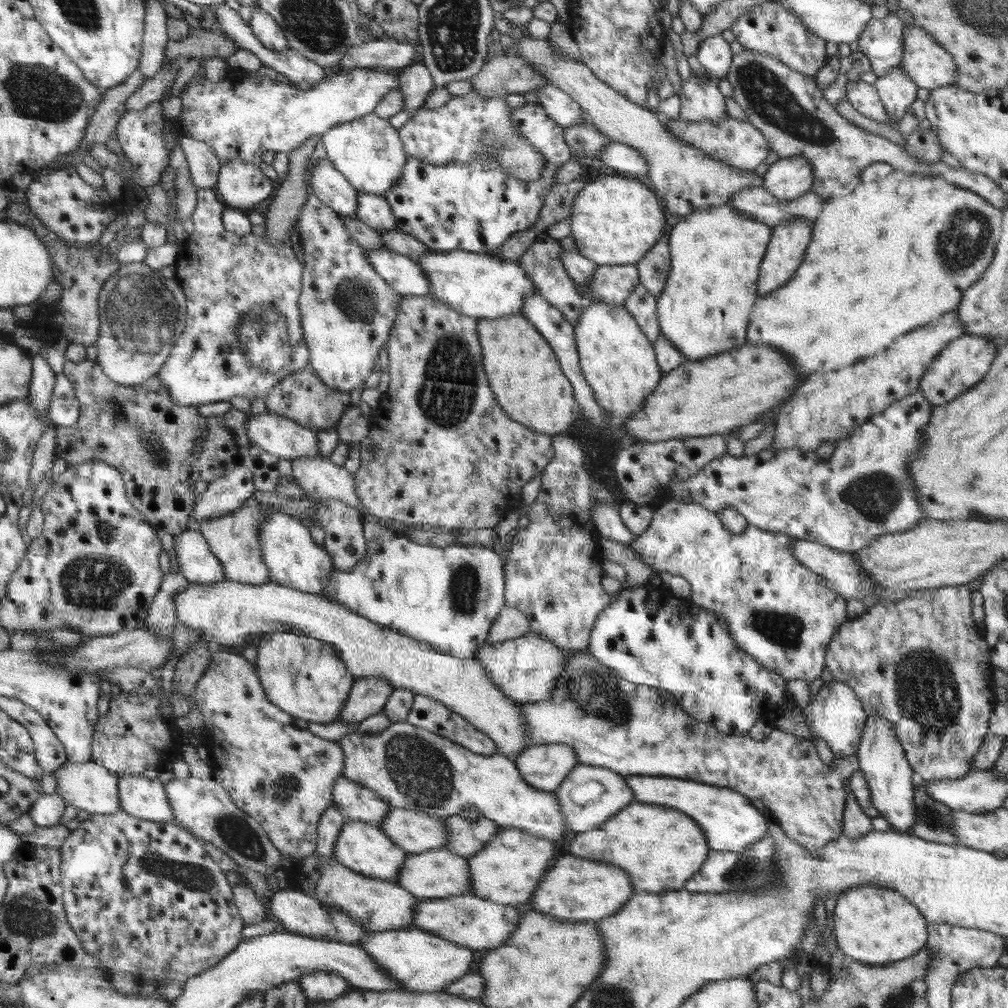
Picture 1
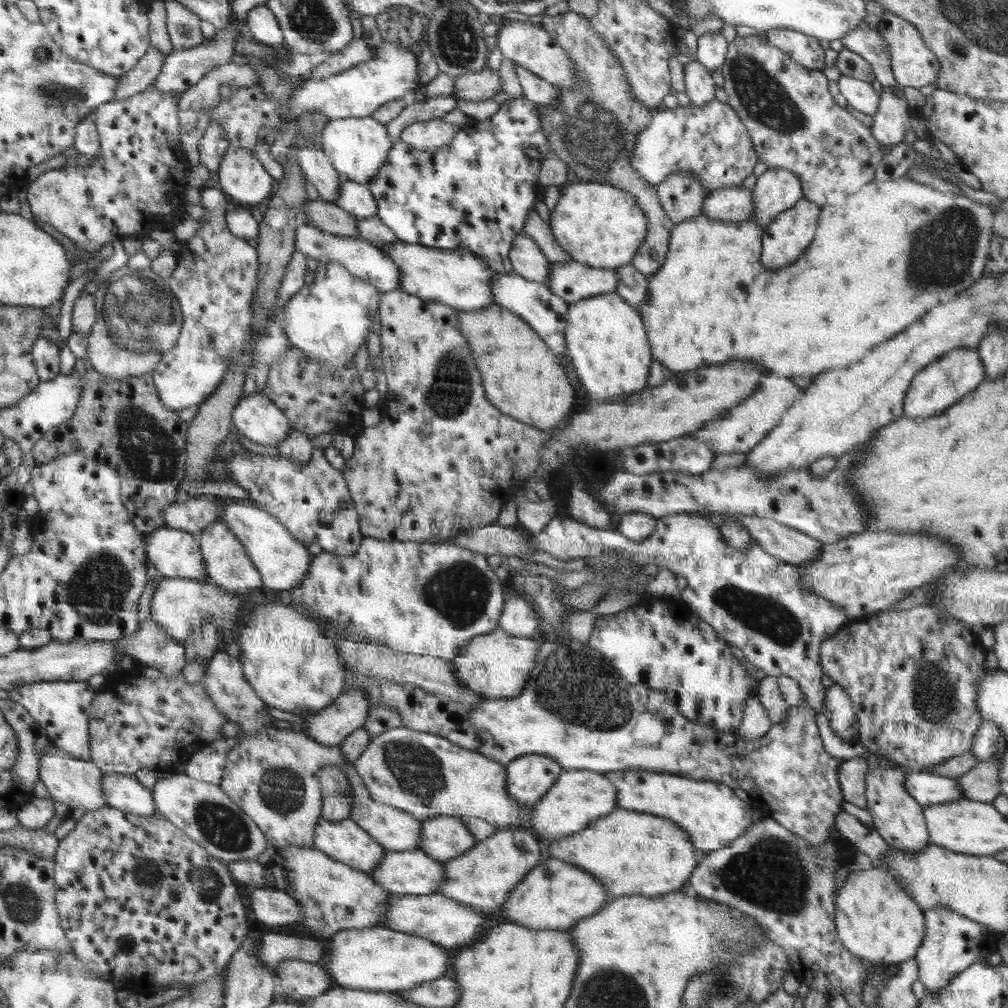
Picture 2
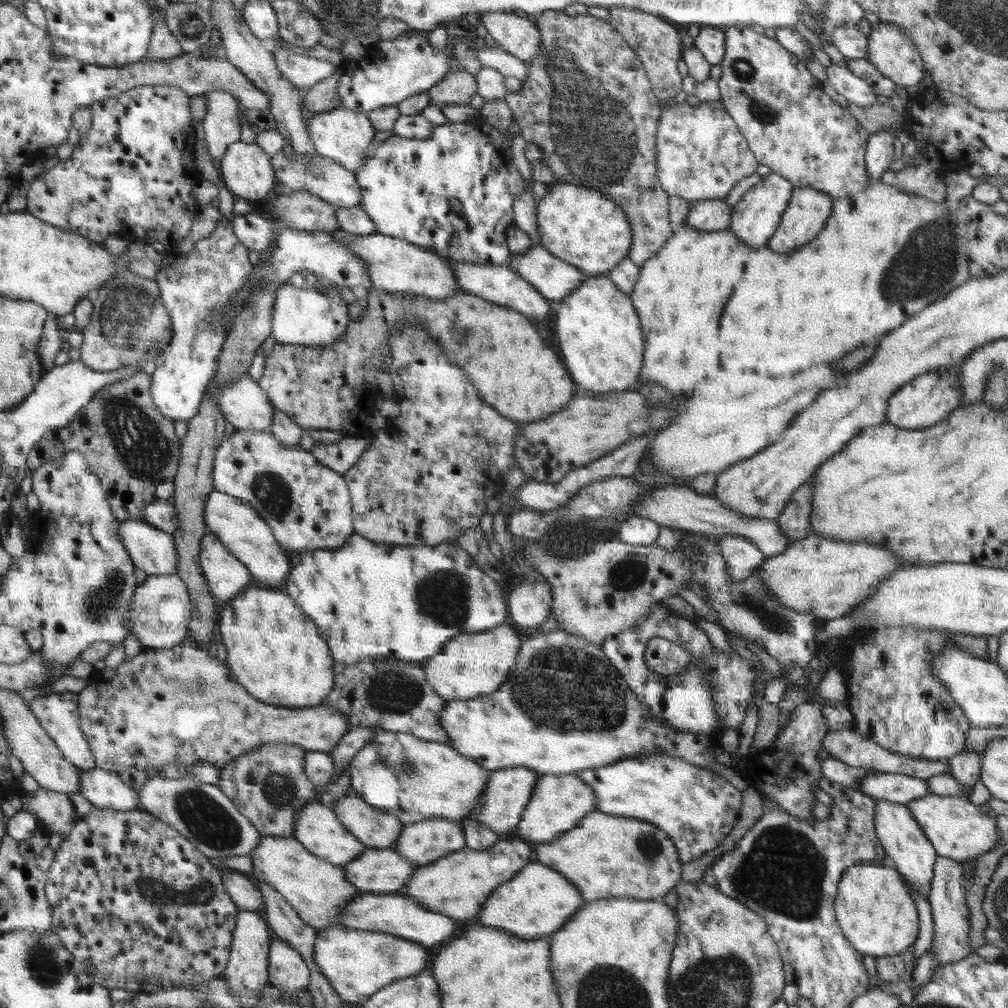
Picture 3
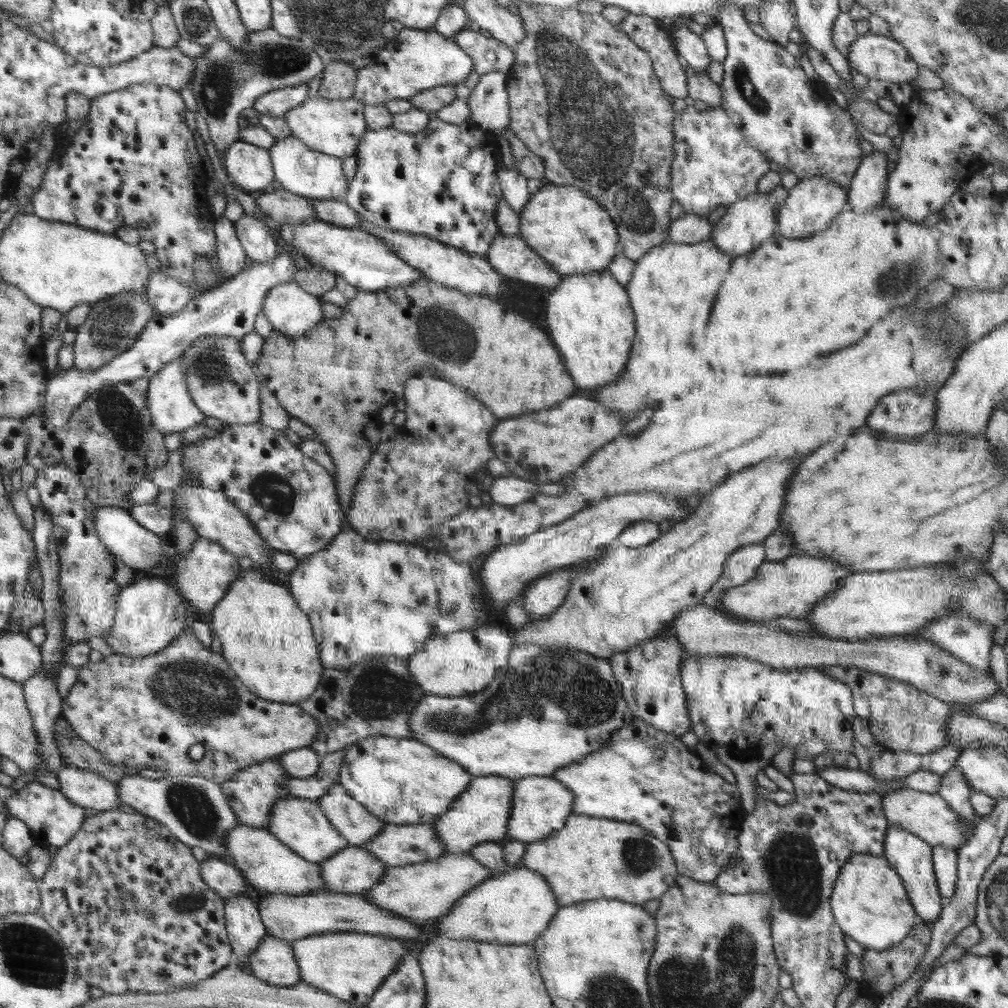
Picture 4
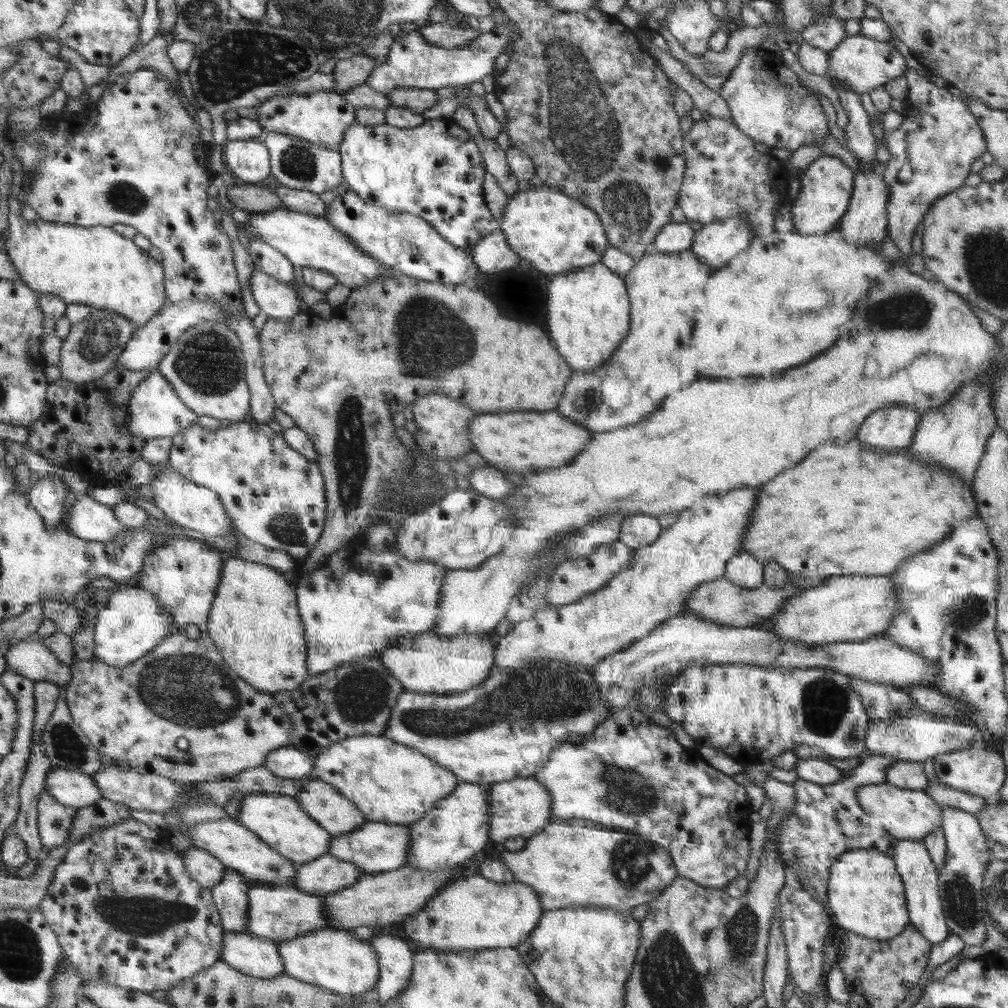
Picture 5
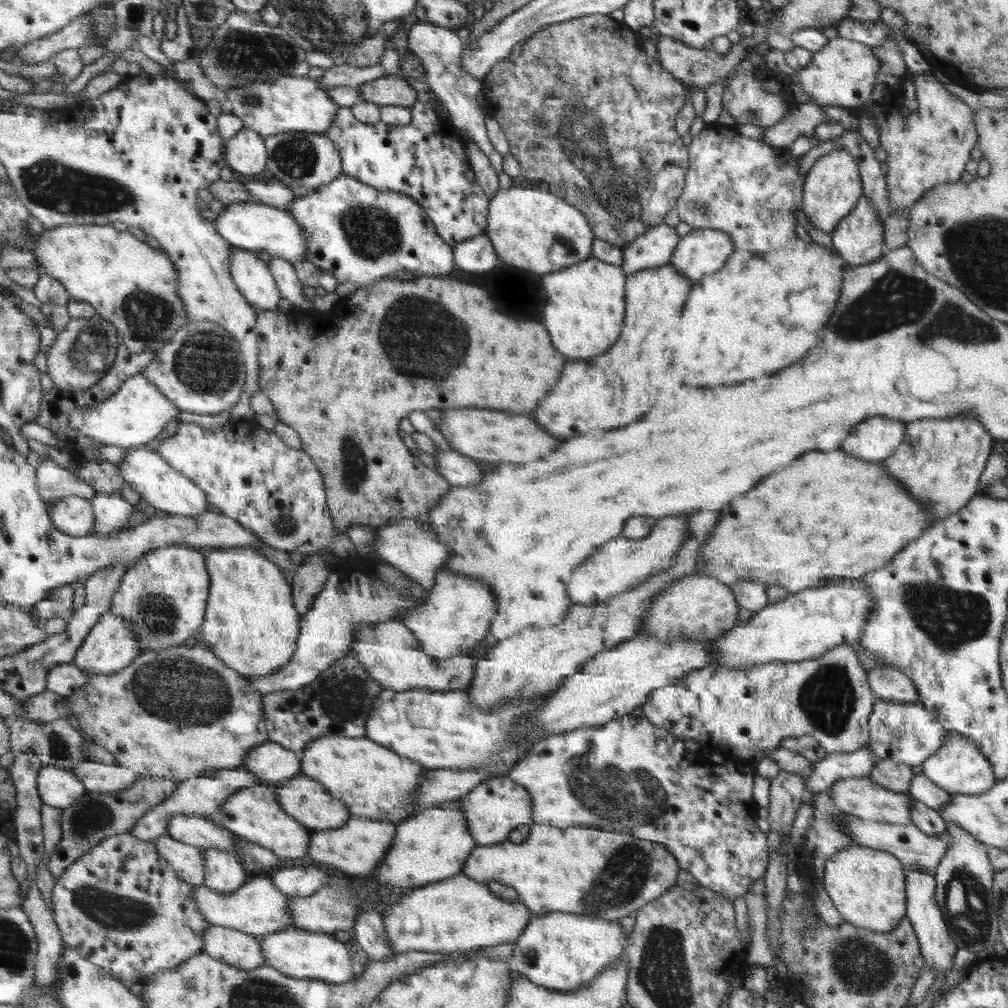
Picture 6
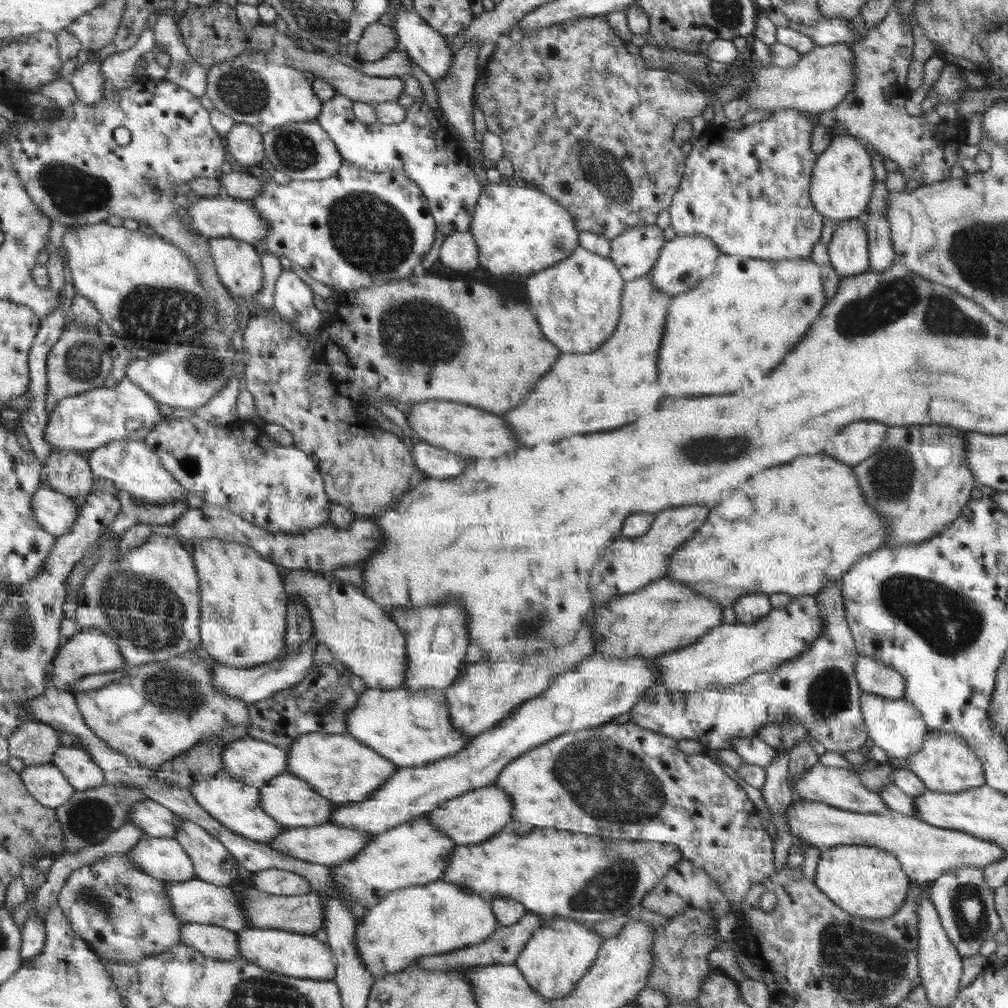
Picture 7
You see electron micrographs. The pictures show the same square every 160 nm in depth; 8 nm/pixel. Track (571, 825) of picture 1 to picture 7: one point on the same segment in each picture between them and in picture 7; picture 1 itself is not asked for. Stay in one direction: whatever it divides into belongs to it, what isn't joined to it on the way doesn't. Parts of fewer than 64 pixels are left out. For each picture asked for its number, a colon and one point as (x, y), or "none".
2: (579, 797)
3: (559, 802)
4: (541, 805)
5: (520, 808)
6: (495, 808)
7: (474, 817)

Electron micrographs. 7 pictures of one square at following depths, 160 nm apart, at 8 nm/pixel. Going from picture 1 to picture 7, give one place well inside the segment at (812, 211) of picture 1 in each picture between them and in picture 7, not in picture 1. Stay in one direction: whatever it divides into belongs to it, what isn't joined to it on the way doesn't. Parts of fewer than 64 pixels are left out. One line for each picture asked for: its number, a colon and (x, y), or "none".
2: (734, 204)
3: (709, 215)
4: (689, 229)
5: (675, 237)
6: (654, 248)
7: (635, 252)

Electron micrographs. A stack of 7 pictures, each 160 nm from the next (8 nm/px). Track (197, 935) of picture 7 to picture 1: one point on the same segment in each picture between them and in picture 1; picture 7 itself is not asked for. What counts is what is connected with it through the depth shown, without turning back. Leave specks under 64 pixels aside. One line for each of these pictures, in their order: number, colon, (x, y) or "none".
1: (319, 987)
2: (300, 980)
3: (288, 972)
4: (274, 962)
5: (260, 957)
6: (237, 948)

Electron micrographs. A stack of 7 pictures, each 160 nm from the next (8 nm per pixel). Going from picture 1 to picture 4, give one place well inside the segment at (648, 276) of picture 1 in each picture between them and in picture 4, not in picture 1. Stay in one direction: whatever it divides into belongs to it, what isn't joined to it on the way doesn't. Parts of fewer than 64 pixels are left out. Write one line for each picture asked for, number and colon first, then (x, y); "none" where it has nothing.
2: (593, 130)
3: (587, 102)
4: (584, 97)

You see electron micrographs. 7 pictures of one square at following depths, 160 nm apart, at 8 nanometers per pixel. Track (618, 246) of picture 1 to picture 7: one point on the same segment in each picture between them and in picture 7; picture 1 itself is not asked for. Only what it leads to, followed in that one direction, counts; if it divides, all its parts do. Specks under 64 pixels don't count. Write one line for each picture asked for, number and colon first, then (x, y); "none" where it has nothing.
2: (599, 225)
3: (582, 226)
4: (573, 232)
5: (553, 232)
6: (531, 228)
7: (520, 230)

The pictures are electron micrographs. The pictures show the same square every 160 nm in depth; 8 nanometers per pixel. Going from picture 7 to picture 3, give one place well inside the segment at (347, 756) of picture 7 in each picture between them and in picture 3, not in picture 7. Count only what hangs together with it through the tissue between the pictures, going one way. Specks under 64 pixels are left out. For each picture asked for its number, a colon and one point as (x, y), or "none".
3: (434, 780)
4: (433, 782)
5: (405, 784)
6: (373, 781)

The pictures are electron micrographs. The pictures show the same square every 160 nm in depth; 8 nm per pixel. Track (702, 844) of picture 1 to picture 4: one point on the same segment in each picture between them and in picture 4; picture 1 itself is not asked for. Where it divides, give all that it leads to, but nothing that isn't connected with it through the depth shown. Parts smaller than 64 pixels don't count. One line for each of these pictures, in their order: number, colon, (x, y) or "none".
2: (631, 853)
3: (605, 856)
4: (589, 858)

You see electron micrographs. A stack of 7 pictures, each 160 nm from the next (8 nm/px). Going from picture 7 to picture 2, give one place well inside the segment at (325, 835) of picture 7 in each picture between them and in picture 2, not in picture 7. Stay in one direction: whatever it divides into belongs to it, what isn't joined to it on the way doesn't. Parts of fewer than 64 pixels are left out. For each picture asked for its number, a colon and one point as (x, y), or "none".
2: (446, 837)
3: (422, 843)
4: (397, 845)
5: (375, 847)
6: (359, 846)

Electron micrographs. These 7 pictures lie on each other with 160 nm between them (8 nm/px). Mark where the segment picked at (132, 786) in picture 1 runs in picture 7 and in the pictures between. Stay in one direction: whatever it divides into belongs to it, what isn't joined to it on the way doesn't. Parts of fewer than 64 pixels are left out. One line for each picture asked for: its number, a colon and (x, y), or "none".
2: (122, 791)
3: (104, 789)
4: (85, 788)
5: (73, 788)
6: (57, 787)
7: (47, 784)

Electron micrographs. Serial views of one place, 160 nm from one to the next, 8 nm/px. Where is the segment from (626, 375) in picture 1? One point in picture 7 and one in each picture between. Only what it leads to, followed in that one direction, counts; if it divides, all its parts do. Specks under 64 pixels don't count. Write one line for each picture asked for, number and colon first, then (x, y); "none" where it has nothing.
2: (607, 341)
3: (600, 336)
4: (590, 316)
5: (588, 309)
6: (585, 311)
7: (578, 301)

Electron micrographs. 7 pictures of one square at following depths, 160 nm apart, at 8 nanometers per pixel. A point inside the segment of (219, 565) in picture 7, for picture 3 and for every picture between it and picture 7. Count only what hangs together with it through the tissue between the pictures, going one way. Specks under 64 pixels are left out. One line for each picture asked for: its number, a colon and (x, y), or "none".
3: (274, 650)
4: (268, 640)
5: (255, 622)
6: (250, 623)

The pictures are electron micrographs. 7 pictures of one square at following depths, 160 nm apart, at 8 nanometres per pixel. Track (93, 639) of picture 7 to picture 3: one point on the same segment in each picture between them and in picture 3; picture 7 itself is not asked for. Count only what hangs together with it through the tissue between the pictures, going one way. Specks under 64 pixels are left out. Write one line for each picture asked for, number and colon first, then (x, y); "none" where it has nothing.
3: (161, 612)
4: (151, 614)
5: (133, 623)
6: (110, 646)

